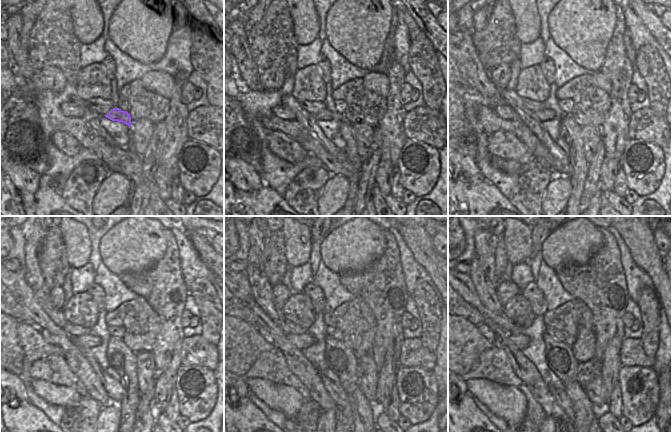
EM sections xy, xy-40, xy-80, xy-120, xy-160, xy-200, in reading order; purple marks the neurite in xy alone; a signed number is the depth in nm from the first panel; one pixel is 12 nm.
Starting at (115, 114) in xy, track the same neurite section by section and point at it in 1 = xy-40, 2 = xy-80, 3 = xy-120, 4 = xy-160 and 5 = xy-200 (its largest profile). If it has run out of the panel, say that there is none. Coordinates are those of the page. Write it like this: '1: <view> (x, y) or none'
1: xy-40 (325, 115)
2: xy-80 (547, 114)
3: xy-120 (89, 340)
4: xy-160 (303, 341)
5: xy-200 (519, 341)

